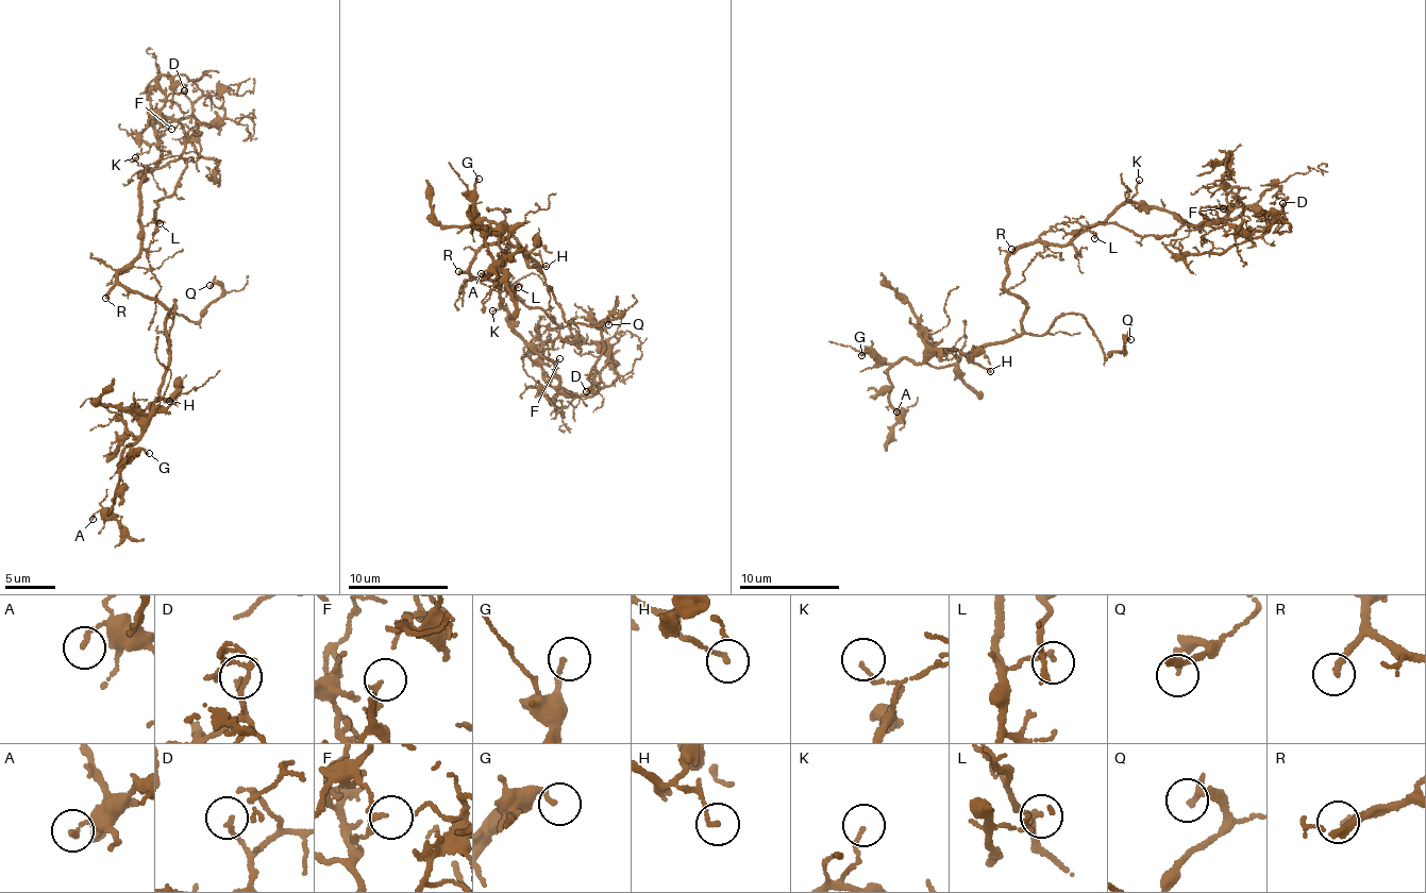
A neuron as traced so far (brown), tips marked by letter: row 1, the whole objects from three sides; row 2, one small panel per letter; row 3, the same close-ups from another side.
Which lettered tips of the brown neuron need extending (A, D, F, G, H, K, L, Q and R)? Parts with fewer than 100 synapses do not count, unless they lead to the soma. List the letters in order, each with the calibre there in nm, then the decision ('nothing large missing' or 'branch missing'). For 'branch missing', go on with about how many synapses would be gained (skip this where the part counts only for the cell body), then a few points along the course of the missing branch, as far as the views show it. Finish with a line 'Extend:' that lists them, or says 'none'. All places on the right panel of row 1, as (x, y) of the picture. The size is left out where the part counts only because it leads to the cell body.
A: calibre 160 nm; nothing large missing
D: calibre 140 nm; nothing large missing
F: calibre 100 nm; nothing large missing
G: calibre 150 nm; nothing large missing
H: calibre 150 nm; nothing large missing
K: calibre 110 nm; nothing large missing
L: calibre 110 nm; nothing large missing
Q: calibre 220 nm; nothing large missing
R: calibre 200 nm; branch missing; course (1011, 249), (896, 303), (800, 377), (786, 374), (784, 356), (761, 354), (738, 413)
Extend: R

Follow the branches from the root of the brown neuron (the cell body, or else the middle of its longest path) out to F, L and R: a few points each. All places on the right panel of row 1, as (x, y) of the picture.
F: (1040, 240), (1060, 245), (1130, 201), (1168, 208), (1201, 225), (1229, 217), (1223, 208)
L: (1040, 240), (1043, 245), (1060, 245), (1088, 231), (1096, 234), (1094, 238)
R: (1040, 240), (1011, 249)

